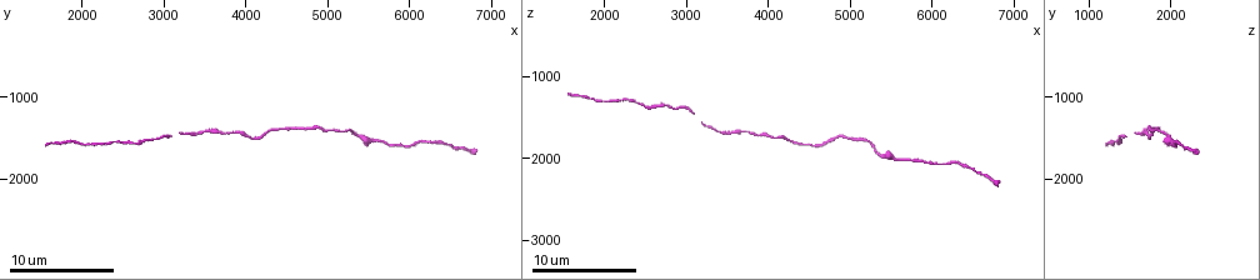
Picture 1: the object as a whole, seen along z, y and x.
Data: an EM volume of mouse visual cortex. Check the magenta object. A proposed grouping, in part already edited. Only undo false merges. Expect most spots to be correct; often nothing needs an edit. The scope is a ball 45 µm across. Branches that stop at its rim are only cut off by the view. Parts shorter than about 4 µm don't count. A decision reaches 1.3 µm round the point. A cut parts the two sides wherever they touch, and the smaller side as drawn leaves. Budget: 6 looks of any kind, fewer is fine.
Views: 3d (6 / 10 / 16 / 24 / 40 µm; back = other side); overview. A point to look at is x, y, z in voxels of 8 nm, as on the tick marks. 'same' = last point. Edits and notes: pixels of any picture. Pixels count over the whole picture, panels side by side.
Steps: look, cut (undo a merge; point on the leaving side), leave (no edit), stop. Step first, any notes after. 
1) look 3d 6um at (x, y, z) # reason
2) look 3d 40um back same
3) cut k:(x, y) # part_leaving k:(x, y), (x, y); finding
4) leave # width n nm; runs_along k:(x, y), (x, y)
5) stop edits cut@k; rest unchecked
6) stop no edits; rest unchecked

look 3d 16um at (5300, 1450, 1950) # sudden change in width

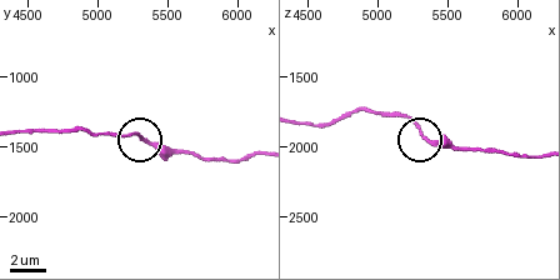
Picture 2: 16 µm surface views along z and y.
leave # runs_along 2:(23, 130), (135, 134), (178, 151); one cell here

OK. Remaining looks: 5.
look 3d 10um at (6200, 1500, 2050)

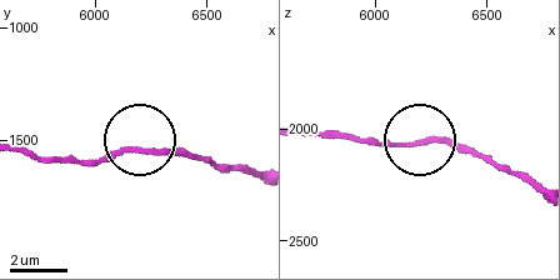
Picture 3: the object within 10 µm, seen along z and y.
look 3d 6um at (6200, 1540, 2070) # zoom in

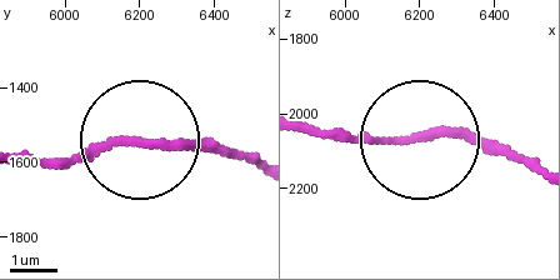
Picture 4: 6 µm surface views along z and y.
leave # continuous, no second cell

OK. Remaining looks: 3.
look 3d 6um at (3750, 1450, 1700) # narrows sharply

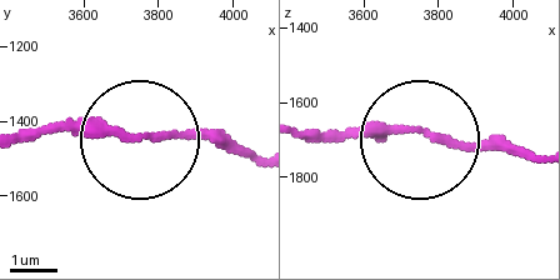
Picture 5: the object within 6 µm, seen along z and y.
leave # runs_along 5:(530, 151), (410, 131), (306, 131); all the same cell

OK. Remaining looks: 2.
stop no edits; rest unchecked

